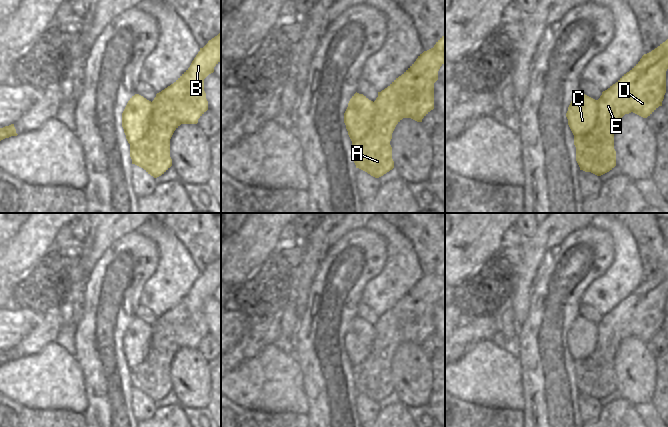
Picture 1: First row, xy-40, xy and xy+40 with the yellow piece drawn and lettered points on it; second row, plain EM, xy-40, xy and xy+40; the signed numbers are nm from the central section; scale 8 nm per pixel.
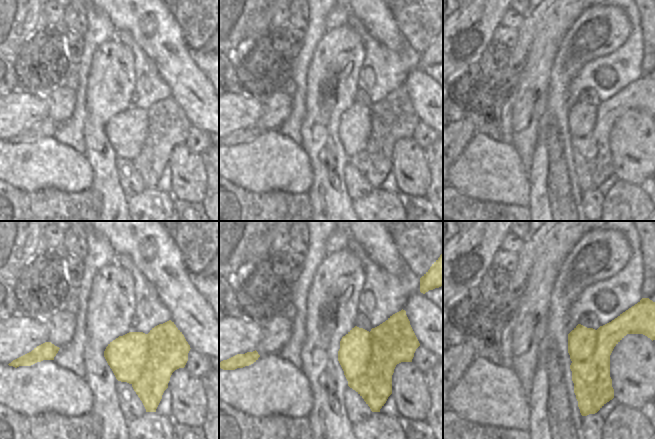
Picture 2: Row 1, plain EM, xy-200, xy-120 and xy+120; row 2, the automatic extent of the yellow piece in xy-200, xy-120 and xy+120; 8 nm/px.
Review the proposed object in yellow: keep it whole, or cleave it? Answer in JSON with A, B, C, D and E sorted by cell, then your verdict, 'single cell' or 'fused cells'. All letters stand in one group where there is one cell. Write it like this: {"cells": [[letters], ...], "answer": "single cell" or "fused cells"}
{"cells": [["A", "B", "D", "E"], ["C"]], "answer": "fused cells"}

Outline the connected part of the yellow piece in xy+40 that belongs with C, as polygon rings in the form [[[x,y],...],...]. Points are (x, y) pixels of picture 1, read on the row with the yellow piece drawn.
[[[579,92],[572,99],[566,117],[574,136],[587,134],[594,127],[598,117],[598,100]]]

